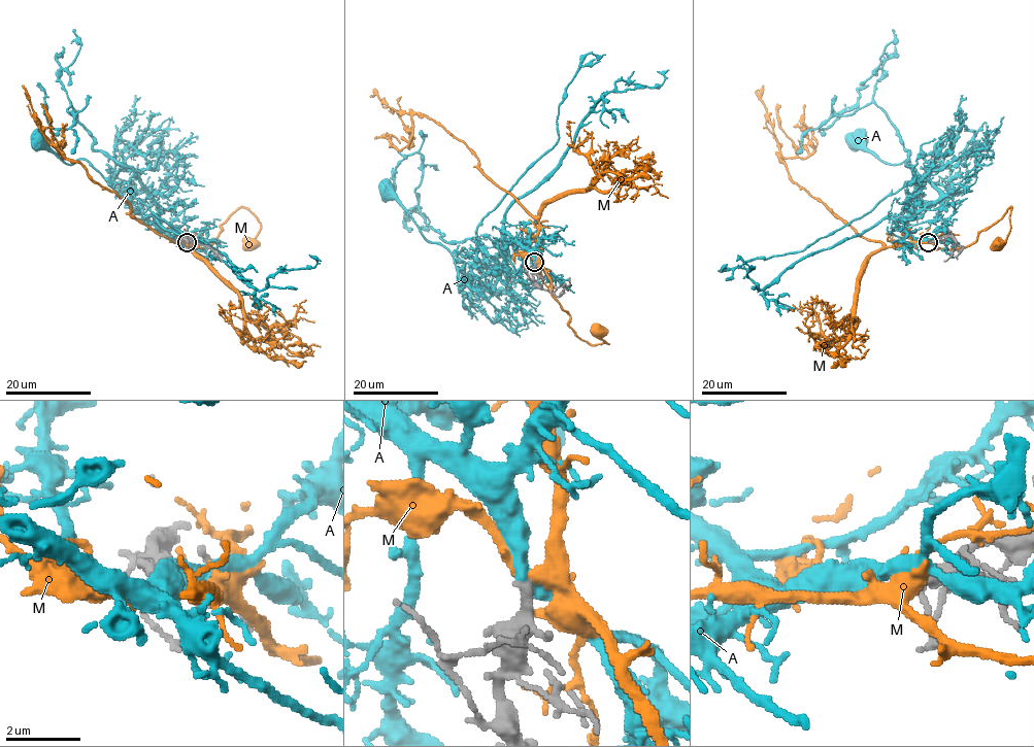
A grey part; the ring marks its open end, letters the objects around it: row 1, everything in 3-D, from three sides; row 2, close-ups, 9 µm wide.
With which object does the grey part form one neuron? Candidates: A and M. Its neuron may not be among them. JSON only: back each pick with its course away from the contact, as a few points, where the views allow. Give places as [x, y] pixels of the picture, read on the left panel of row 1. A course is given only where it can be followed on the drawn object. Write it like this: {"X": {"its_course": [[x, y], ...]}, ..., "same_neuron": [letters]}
{"A": {"its_course": [[187, 241], [168, 235], [156, 224], [156, 203], [137, 179], [106, 180], [88, 161], [66, 163], [38, 141]]}, "same_neuron": ["A"]}

